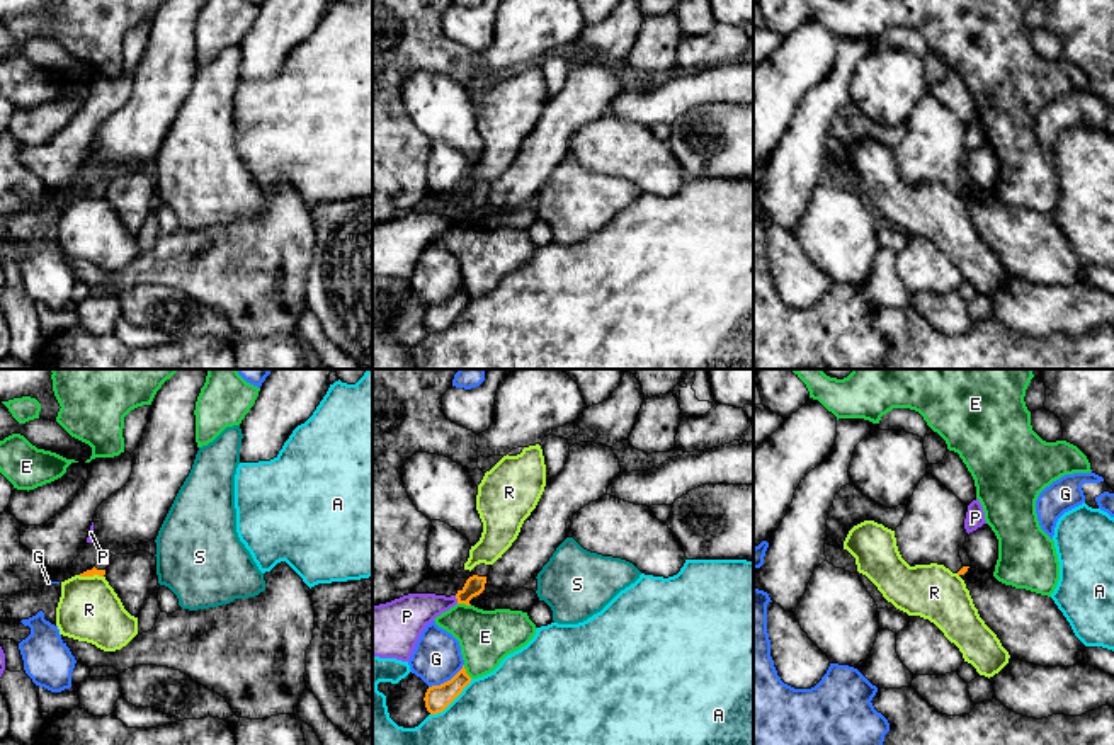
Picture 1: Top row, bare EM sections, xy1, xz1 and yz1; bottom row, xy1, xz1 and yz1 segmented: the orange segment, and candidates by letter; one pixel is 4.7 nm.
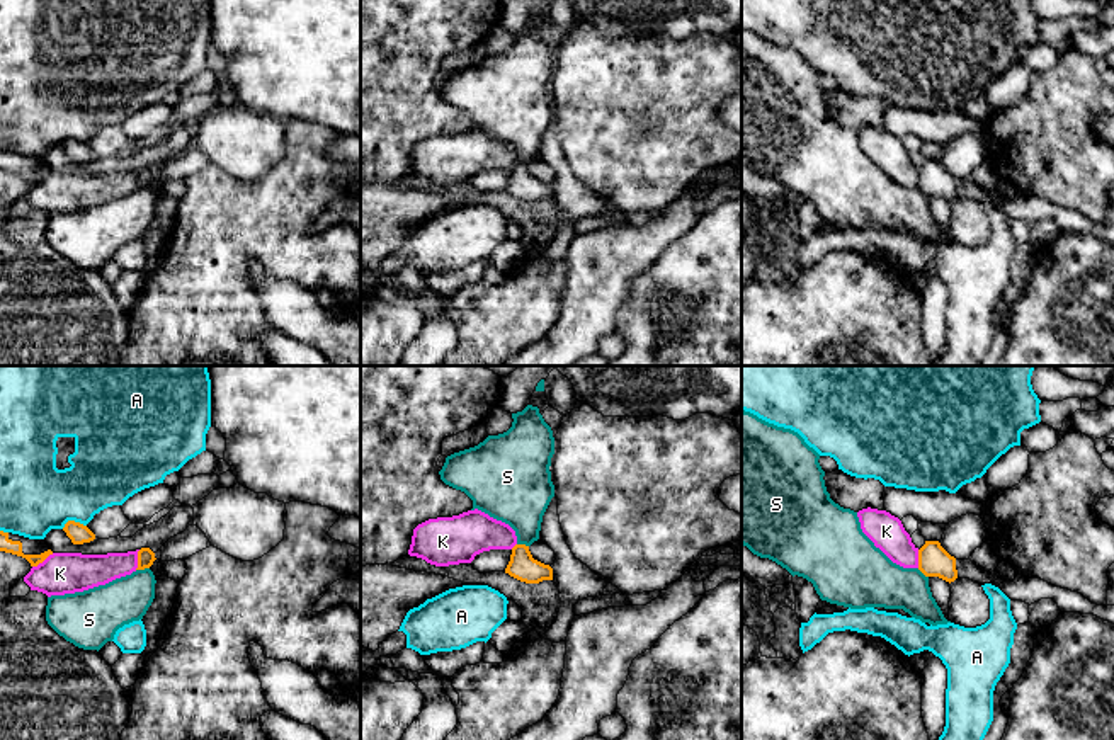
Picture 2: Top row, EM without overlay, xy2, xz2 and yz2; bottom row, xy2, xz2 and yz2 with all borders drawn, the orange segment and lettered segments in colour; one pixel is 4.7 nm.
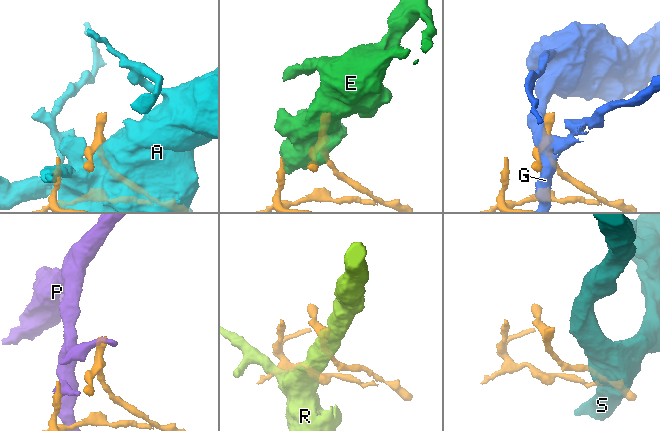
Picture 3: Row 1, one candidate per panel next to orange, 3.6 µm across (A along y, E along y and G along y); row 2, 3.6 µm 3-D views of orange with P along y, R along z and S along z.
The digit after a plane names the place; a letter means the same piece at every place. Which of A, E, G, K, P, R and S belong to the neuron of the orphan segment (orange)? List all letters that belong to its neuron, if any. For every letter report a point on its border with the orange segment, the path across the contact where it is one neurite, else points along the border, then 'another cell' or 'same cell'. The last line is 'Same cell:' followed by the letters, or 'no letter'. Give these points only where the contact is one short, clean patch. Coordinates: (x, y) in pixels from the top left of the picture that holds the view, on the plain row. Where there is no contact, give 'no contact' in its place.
A: contact xz1 (451, 320); another cell
E: contact xz1 (465, 221); another cell
G: contact xz1 (448, 300); another cell
K: contact xy2 (43, 179); another cell
P: contact xz1 (456, 216); another cell
R: contact xy1 (90, 194); border xy1 (79, 194), (102, 196); another cell
S: contact xy2 (142, 187); border xy2 (148, 186), (136, 189); another cell
Same cell: no letter

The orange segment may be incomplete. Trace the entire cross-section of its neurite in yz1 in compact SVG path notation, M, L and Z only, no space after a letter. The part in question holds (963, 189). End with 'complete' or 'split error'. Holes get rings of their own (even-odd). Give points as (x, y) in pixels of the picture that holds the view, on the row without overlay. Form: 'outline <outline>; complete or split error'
outline M925 94L917 104L901 143L895 148L901 177L910 184L944 184L964 194L959 168L966 162L968 124L949 111L937 97Z; split error

